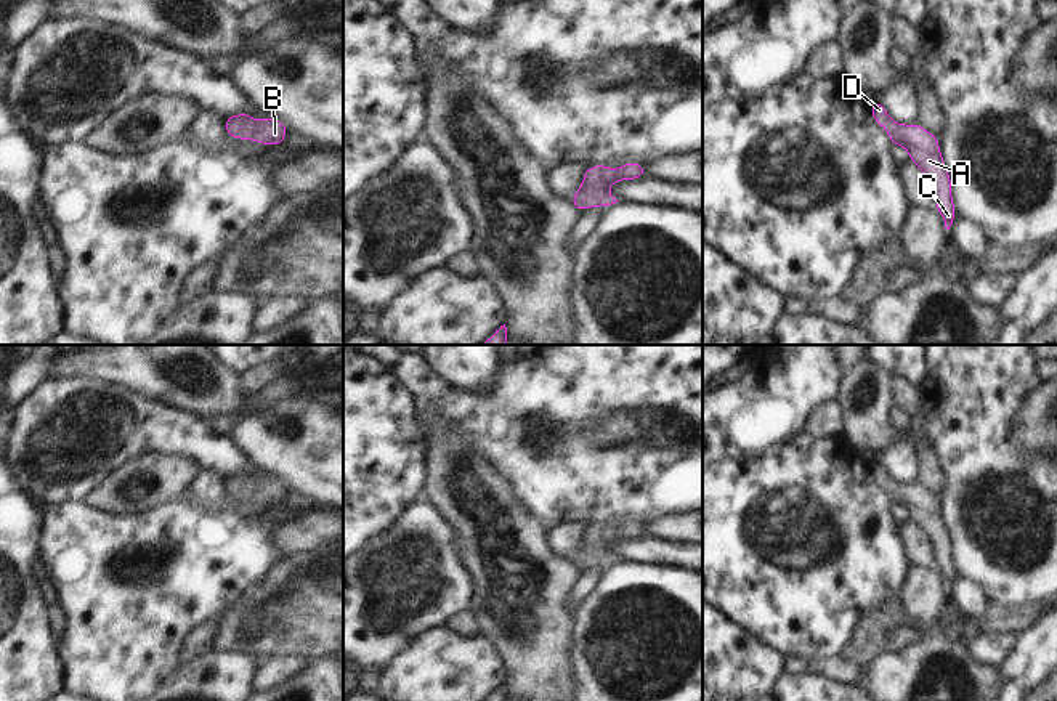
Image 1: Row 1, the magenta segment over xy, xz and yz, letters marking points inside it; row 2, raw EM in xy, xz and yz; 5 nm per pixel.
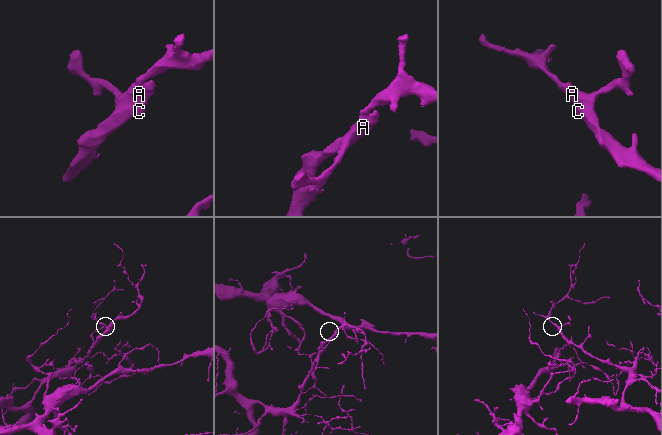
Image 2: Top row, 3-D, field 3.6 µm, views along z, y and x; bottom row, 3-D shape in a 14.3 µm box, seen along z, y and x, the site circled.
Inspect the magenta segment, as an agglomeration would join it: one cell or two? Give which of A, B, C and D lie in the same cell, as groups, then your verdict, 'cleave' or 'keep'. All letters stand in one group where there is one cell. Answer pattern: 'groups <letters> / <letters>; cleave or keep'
groups A B C D; keep

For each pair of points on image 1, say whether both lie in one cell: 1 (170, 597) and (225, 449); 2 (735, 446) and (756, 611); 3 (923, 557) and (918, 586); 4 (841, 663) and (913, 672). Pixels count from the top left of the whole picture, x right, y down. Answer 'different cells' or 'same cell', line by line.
1: different cells
2: different cells
3: different cells
4: different cells

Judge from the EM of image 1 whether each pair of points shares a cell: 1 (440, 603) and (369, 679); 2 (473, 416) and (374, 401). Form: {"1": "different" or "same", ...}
{"1": "different", "2": "different"}

